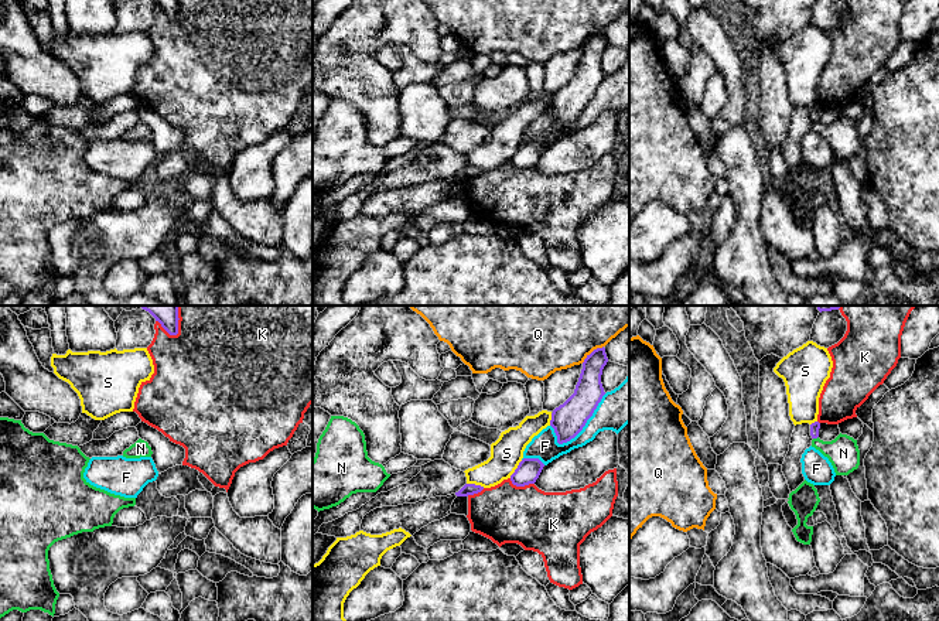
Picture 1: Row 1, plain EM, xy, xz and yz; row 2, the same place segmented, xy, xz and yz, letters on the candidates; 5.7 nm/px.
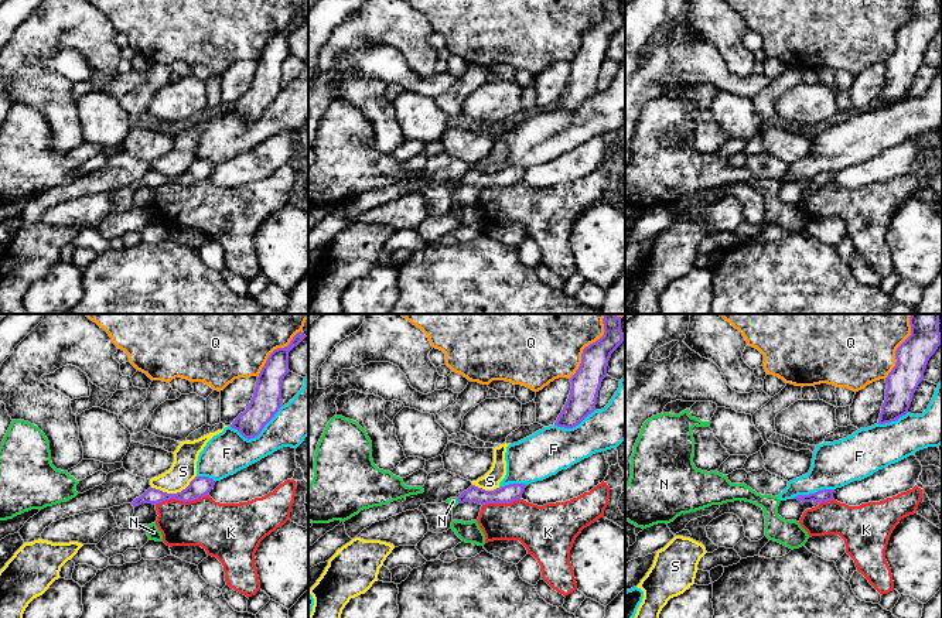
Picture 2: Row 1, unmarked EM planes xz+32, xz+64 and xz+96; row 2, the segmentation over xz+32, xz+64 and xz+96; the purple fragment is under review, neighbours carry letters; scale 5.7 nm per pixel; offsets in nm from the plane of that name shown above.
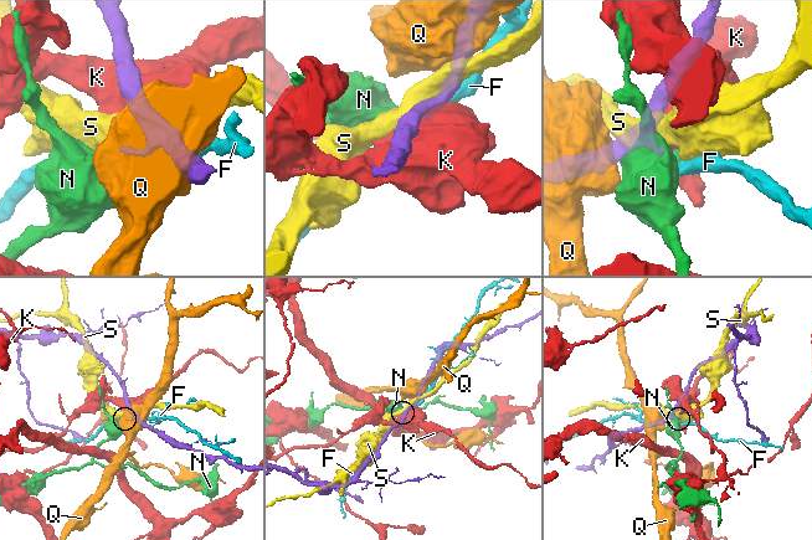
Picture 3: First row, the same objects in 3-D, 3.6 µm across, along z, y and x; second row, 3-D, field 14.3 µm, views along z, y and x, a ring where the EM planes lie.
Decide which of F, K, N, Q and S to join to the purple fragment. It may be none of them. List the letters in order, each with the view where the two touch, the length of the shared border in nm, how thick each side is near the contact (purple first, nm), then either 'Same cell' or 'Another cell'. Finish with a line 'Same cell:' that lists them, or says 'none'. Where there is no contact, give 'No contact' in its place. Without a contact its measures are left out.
F: Touches purple in xz. Shared border 400 nm. Thickness 190 nm (purple) against 220 nm. Another cell
K: Touches purple in xz. Shared border 150 nm. Thickness 140 nm (purple) against 340 nm. Another cell
N: Touches purple in yz. Shared border 40 nm. Thickness 50 nm (purple) against 180 nm. Another cell
Q: Touches purple in xz. Shared border 160 nm. Thickness 160 nm (purple) against 500 nm. Another cell
S: Touches purple in xz. Shared border 130 nm. Thickness 140 nm (purple) against 180 nm. Another cell
Same cell: none

